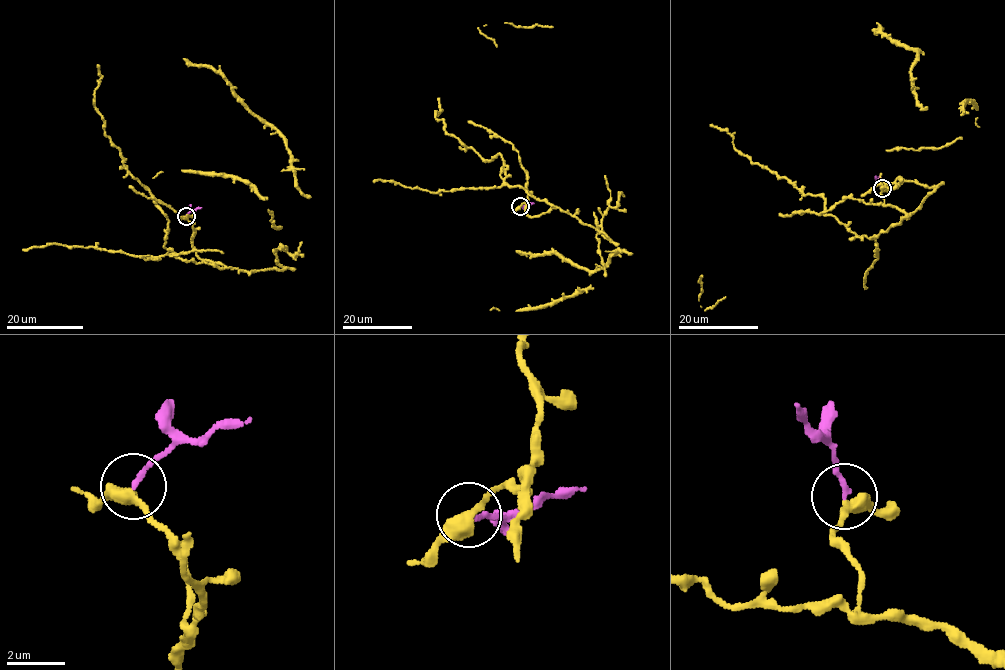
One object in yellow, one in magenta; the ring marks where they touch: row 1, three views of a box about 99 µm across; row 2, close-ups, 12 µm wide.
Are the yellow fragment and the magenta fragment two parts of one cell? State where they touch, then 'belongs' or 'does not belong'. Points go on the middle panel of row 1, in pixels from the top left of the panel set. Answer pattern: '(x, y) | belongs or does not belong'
(520, 206) | does not belong

